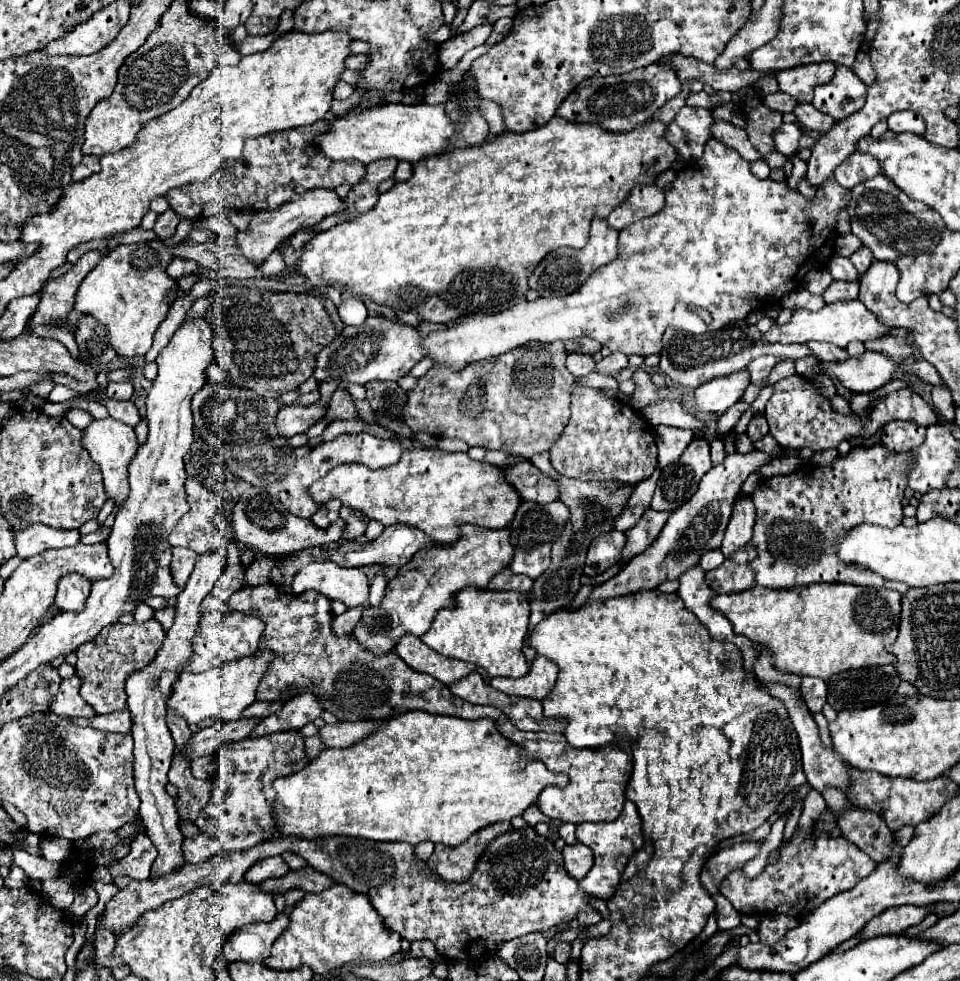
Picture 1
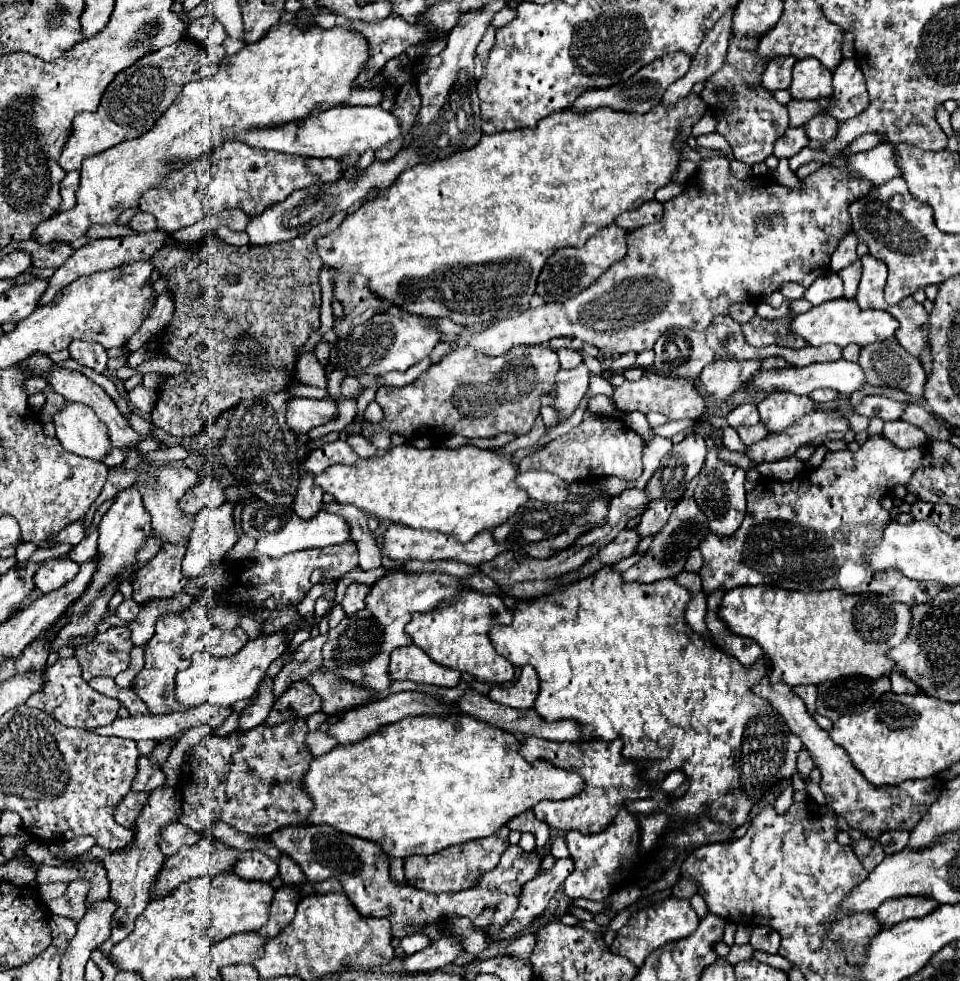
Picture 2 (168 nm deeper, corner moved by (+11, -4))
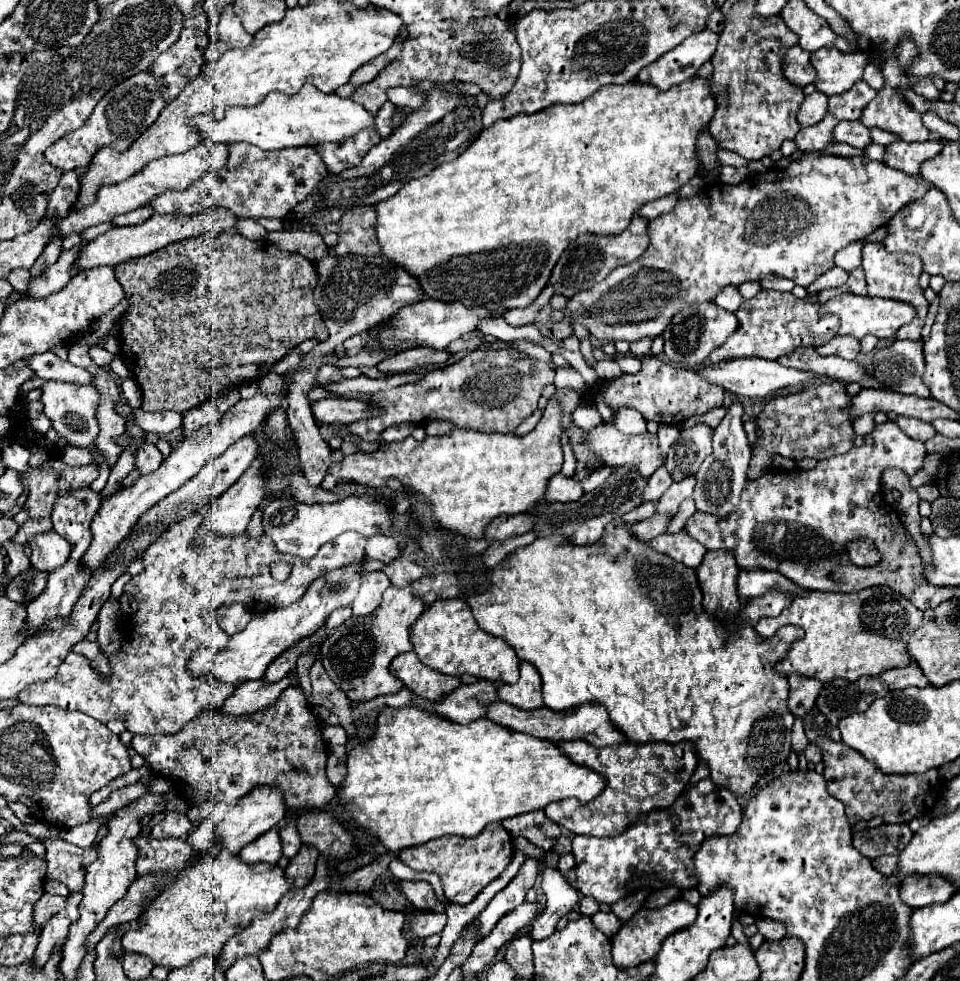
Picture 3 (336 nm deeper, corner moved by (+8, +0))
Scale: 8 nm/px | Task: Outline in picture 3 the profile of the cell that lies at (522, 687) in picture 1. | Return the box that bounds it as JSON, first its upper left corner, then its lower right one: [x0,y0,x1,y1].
[498,660,542,710]

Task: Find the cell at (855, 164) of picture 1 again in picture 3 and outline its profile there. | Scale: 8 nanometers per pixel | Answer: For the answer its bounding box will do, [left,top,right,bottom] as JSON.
[882,140,942,176]

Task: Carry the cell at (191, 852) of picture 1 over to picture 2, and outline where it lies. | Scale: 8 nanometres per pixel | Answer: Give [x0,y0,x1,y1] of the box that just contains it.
[159,822,201,856]

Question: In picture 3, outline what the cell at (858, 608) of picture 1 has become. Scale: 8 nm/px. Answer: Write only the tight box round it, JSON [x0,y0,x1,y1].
[738,570,922,682]

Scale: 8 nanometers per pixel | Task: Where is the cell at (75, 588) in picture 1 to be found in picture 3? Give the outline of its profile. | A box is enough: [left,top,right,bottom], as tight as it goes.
[28,530,70,574]

